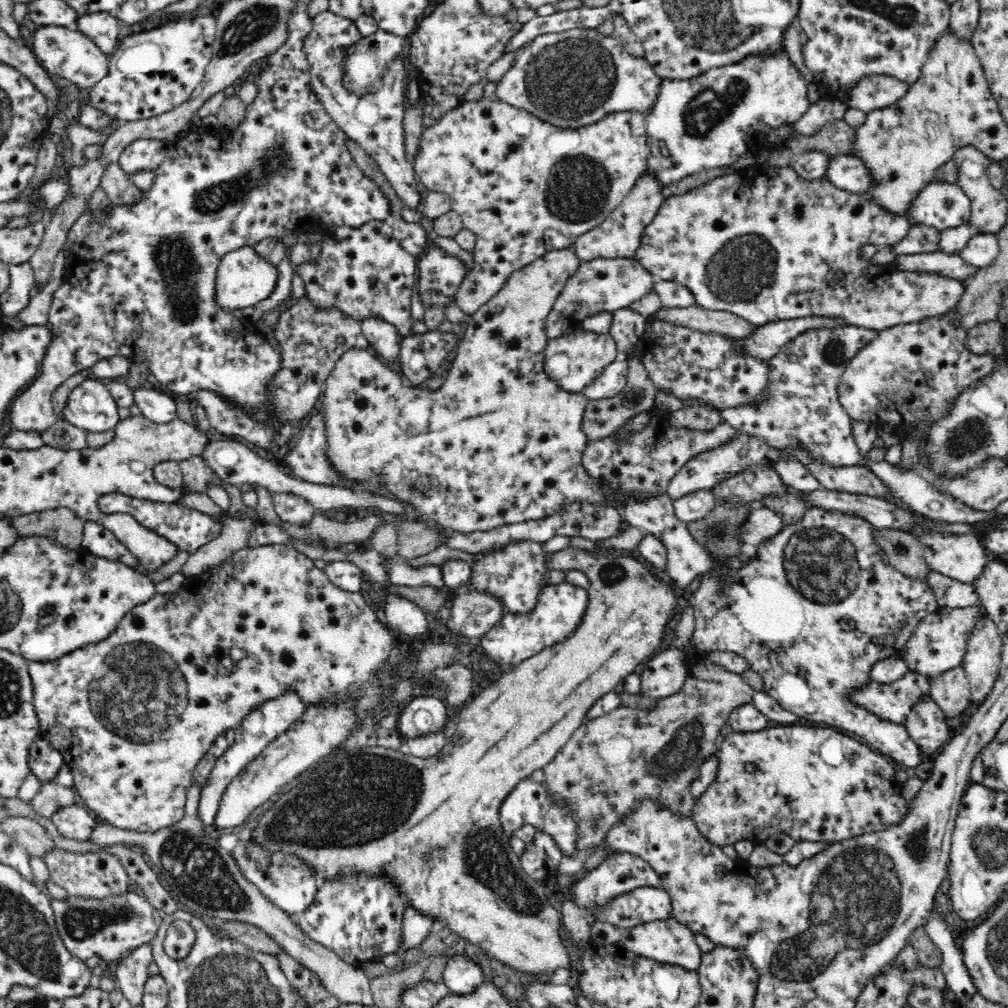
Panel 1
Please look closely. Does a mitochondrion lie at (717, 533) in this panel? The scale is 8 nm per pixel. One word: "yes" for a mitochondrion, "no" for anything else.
yes

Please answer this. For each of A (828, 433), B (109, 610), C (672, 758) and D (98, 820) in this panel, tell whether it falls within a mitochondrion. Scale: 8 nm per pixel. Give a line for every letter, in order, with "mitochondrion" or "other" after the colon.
A: other
B: other
C: mitochondrion
D: other

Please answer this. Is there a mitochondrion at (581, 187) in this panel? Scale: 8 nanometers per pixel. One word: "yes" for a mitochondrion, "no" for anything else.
yes

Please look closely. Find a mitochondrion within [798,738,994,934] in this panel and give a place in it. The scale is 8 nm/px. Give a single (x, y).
(917, 848)

